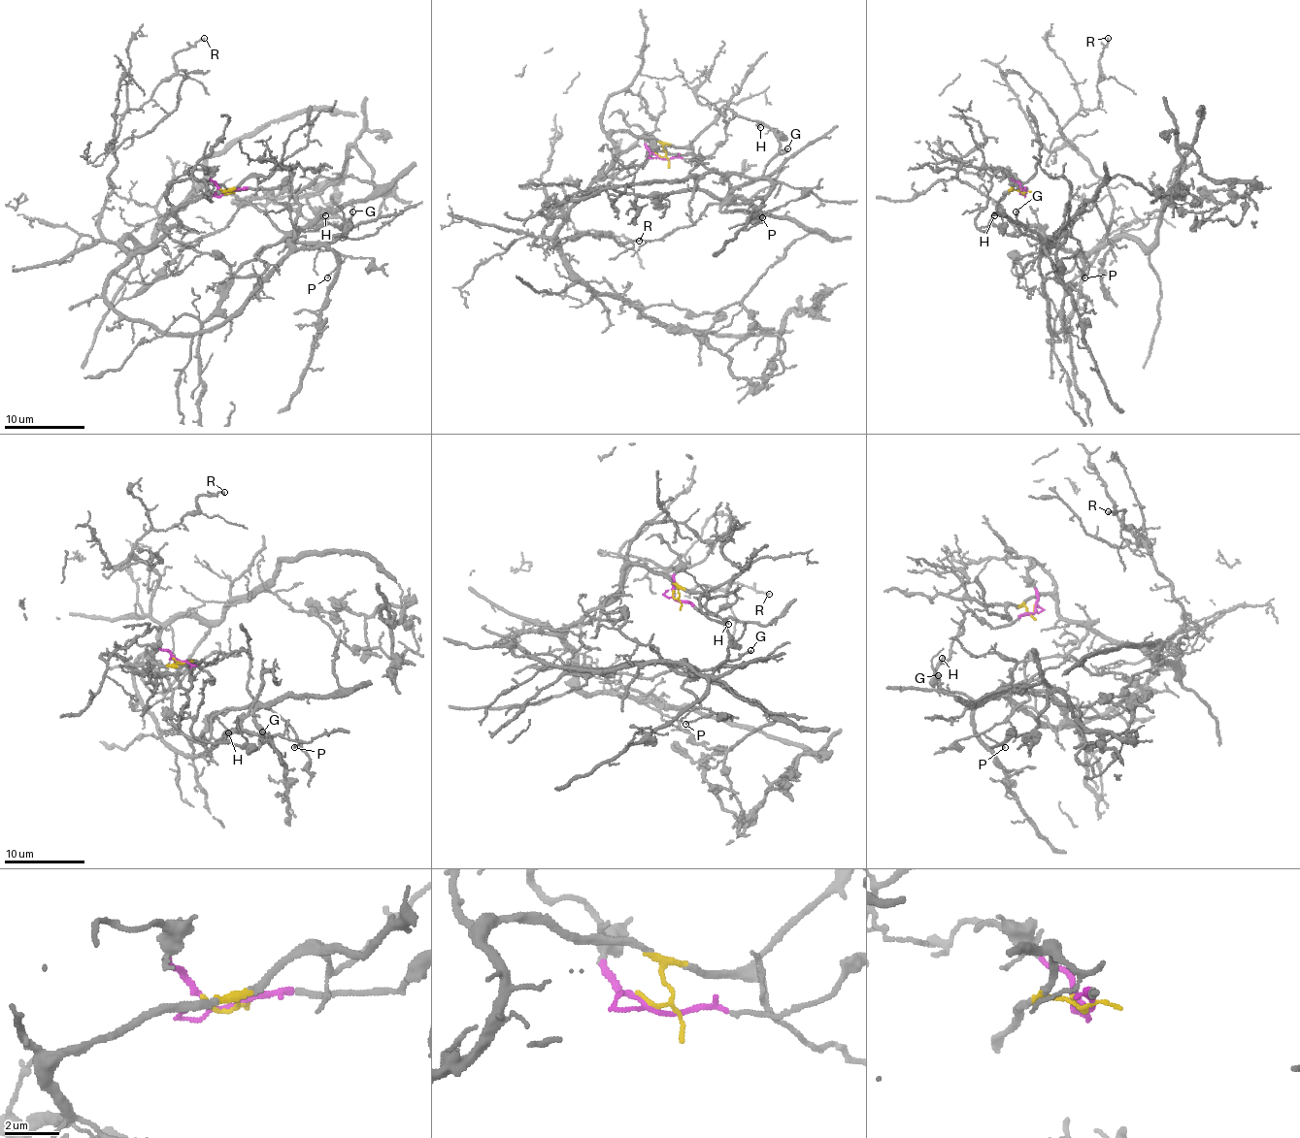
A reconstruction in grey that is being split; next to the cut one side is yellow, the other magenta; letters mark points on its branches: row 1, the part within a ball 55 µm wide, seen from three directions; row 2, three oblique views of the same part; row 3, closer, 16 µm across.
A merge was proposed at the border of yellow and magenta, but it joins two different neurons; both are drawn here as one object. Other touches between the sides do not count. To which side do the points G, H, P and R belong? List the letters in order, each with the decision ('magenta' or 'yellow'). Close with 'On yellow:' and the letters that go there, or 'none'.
G: magenta
H: magenta
P: magenta
R: yellow
On yellow: R

